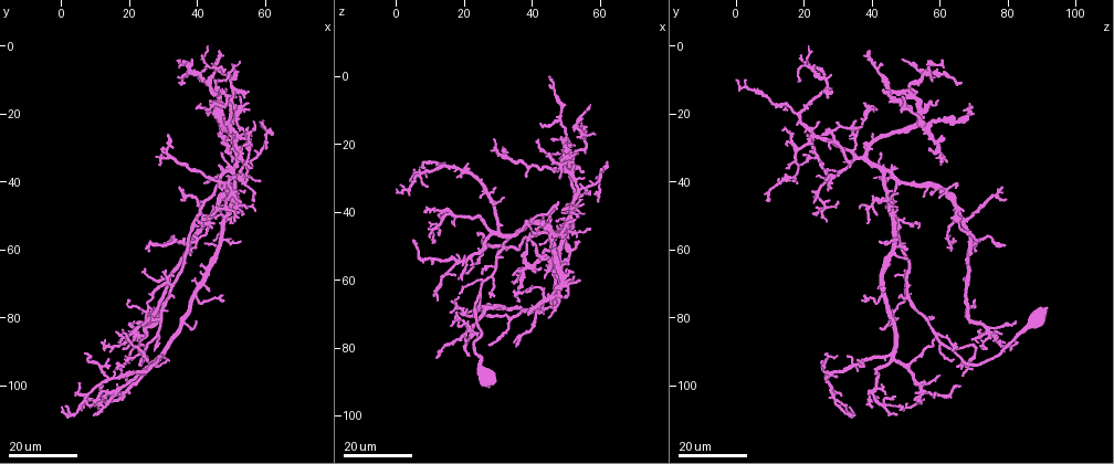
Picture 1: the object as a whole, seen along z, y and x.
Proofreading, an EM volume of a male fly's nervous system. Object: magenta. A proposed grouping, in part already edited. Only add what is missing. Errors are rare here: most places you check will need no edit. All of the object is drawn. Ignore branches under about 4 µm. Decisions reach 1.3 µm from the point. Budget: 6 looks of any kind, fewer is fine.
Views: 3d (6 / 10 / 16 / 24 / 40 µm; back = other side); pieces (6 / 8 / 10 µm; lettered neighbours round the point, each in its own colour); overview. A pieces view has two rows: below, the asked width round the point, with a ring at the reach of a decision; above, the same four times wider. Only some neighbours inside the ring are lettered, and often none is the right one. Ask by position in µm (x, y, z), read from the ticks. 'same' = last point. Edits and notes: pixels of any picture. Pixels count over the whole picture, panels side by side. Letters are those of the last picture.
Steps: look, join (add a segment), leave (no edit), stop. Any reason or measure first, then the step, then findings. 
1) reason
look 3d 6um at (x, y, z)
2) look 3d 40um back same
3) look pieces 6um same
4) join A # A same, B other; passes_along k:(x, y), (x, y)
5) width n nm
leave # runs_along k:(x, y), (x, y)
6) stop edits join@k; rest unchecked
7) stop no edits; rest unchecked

branch stops here
look 3d 16um at (52.5, 57.5, 42.0)

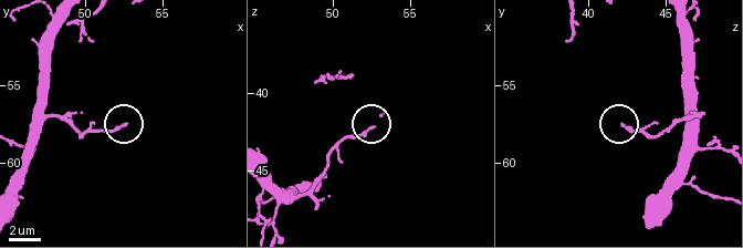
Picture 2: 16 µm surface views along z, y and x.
look pieces 6um at (52.6, 57.4, 42.2)

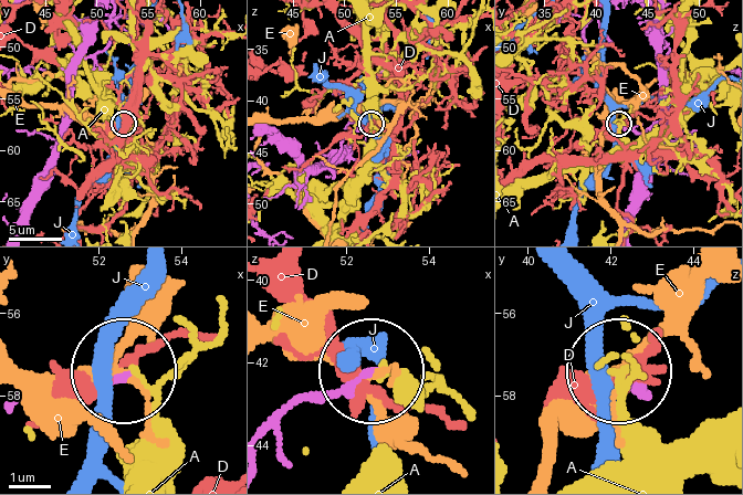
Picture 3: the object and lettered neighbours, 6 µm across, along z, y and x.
leave # A other, D other, E other, J other; runs_along 3:(265, 431), (297, 402), (339, 396), (368, 370); none of them fits

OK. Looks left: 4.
tapers out
look 3d 16um at (43.5, 72.0, 43.5)

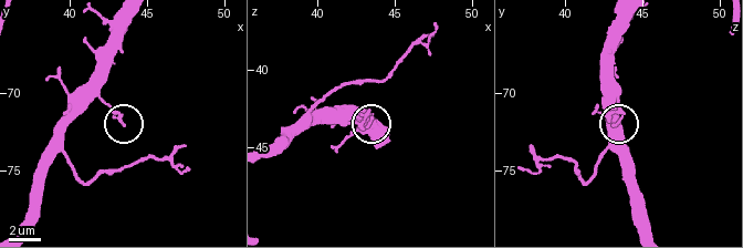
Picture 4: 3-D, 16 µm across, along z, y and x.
what lies round it
look pieces 8um at (43.4, 71.8, 43.0)

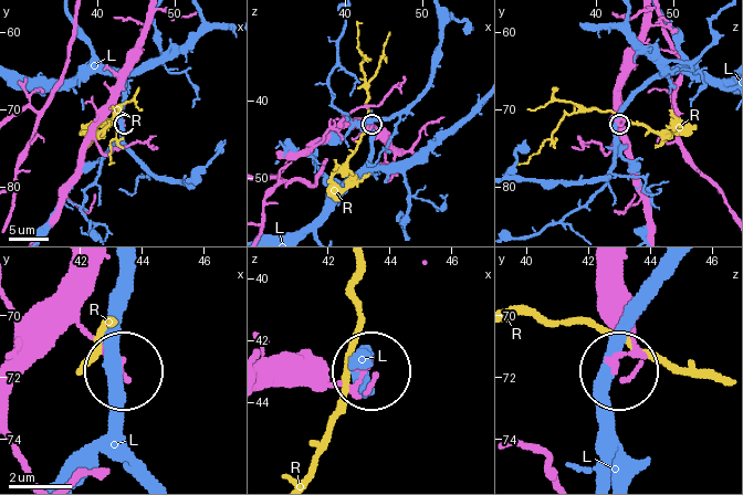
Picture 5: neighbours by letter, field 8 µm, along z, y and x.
leave # L other, R other; runs_along 5:(623, 269), (630, 339), (615, 368); none of them fits

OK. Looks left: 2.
free end
look 3d 24um at (42.0, 6.5, 57.0)

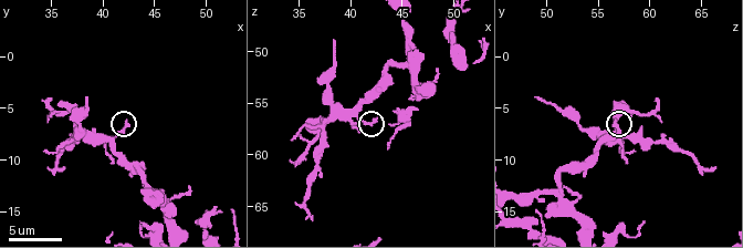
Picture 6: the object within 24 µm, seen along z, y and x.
look pieces 10um at (42.2, 6.4, 56.6)

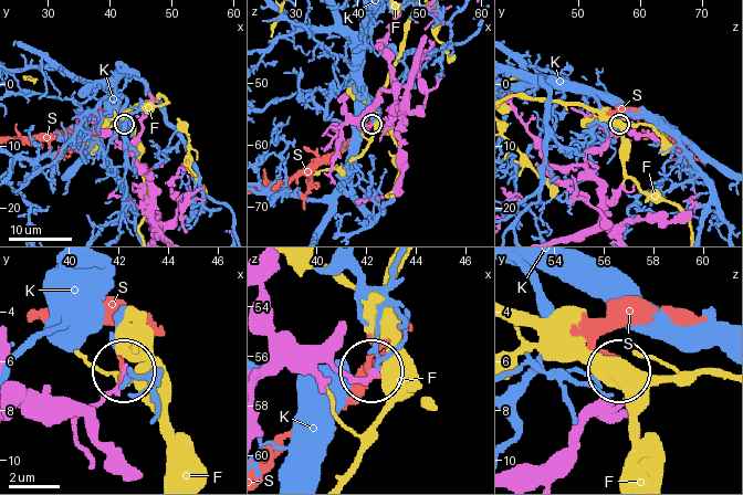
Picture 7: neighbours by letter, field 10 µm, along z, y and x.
width 220 nm
leave # F other, K other, S other; no lettered segment goes on from it

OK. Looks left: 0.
stop no edits; rest unchecked

